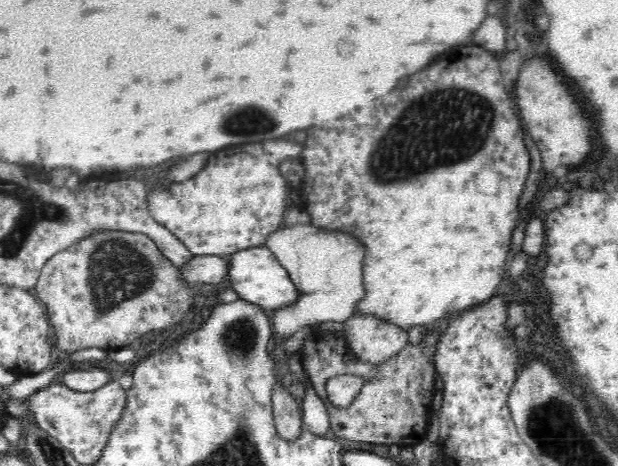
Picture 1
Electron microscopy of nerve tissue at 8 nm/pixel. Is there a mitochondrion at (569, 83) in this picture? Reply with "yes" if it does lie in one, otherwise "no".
no

